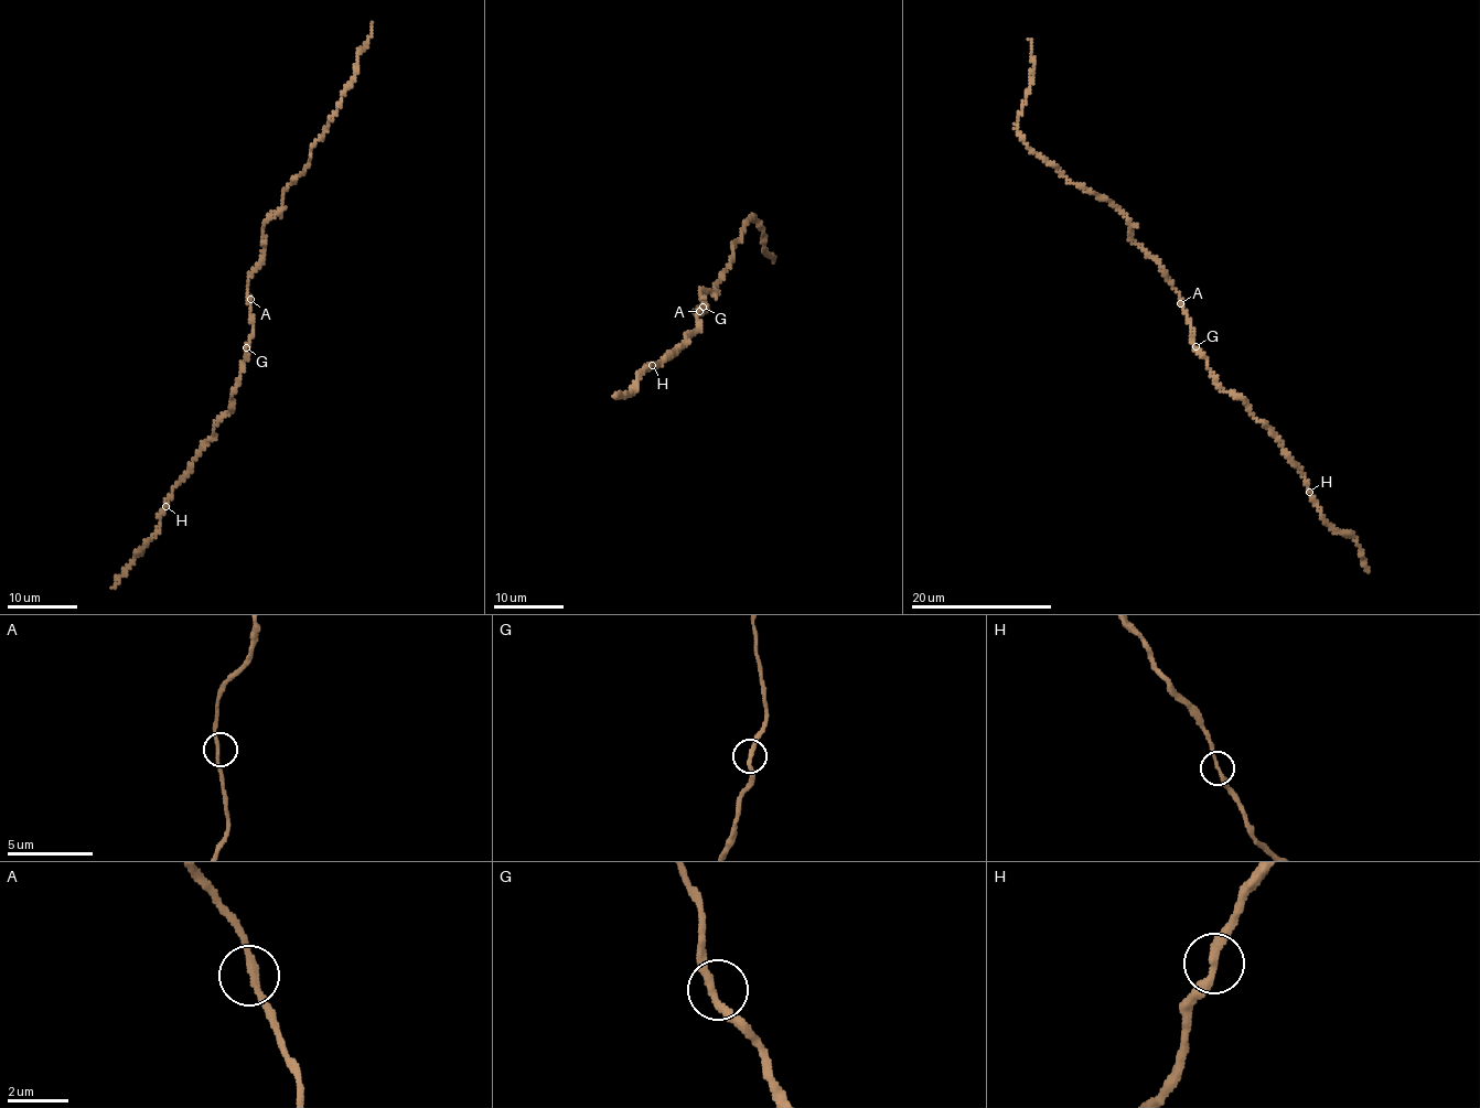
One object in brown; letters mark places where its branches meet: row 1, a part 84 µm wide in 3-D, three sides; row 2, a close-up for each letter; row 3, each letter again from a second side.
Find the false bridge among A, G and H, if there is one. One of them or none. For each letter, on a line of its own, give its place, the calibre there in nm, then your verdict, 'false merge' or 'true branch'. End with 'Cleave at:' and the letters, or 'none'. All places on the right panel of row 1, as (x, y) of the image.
A: at (1180, 303); 220 nm thick; true branch
G: at (1196, 346); 240 nm thick; true branch
H: at (1309, 492); 240 nm thick; false merge
Cleave at: H

